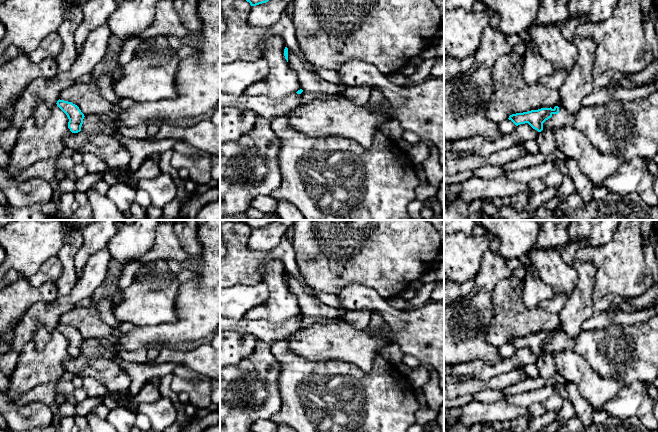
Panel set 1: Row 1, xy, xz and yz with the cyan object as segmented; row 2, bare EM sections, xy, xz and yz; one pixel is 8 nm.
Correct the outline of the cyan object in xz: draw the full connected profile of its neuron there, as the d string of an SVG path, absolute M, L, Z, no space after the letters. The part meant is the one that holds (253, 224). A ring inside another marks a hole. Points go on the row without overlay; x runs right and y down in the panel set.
M243 220L242 222L250 227L251 230L256 230L268 226L274 220Z

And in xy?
M58 324L57 330L67 339L69 346L68 352L72 357L78 357L81 355L83 348L84 338L81 336L79 331L72 326Z

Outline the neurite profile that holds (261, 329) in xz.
M303 315L301 318L292 317L280 324L273 324L264 319L250 320L244 317L234 320L220 316L220 332L233 331L239 334L253 335L267 343L275 340L287 339L288 336L308 328L313 324L326 324L333 319L327 317L309 317Z

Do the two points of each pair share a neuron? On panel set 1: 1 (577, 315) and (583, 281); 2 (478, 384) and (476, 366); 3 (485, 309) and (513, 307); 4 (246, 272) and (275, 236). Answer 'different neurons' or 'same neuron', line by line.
1: same neuron
2: different neurons
3: different neurons
4: different neurons

